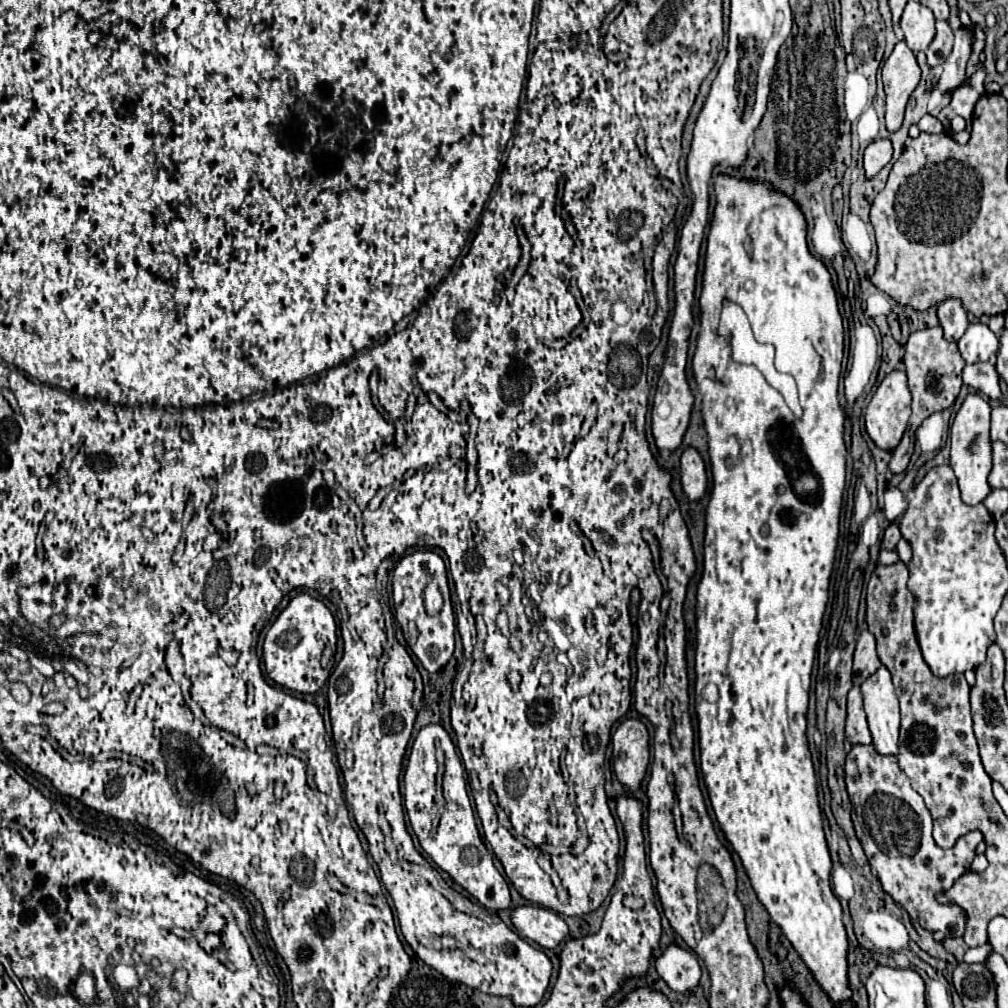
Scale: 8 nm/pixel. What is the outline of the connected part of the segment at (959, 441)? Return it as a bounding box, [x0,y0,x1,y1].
[950,394,992,506]

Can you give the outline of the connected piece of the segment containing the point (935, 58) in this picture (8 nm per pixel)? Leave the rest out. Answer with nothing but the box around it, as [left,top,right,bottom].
[926,20,954,68]

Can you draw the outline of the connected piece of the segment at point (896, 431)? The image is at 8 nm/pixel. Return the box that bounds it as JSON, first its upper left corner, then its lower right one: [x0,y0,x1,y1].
[866,370,910,452]

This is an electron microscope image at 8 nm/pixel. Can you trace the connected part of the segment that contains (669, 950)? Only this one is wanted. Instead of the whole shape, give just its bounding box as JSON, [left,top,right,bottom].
[656,944,700,992]

